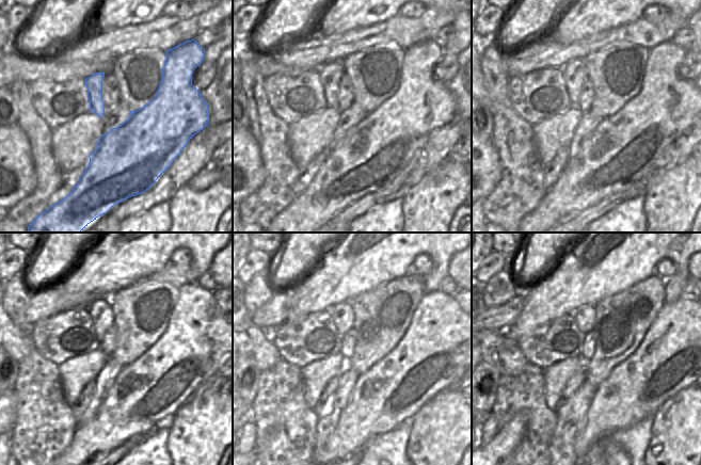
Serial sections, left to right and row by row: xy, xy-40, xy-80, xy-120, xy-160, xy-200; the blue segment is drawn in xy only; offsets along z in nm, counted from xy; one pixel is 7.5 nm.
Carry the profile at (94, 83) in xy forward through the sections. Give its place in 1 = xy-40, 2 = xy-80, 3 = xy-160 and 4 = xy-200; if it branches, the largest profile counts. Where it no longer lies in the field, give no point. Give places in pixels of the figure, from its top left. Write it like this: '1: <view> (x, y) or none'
1: xy-40 (331, 81)
2: xy-80 (574, 81)
3: xy-160 (344, 319)
4: xy-200 (585, 317)

